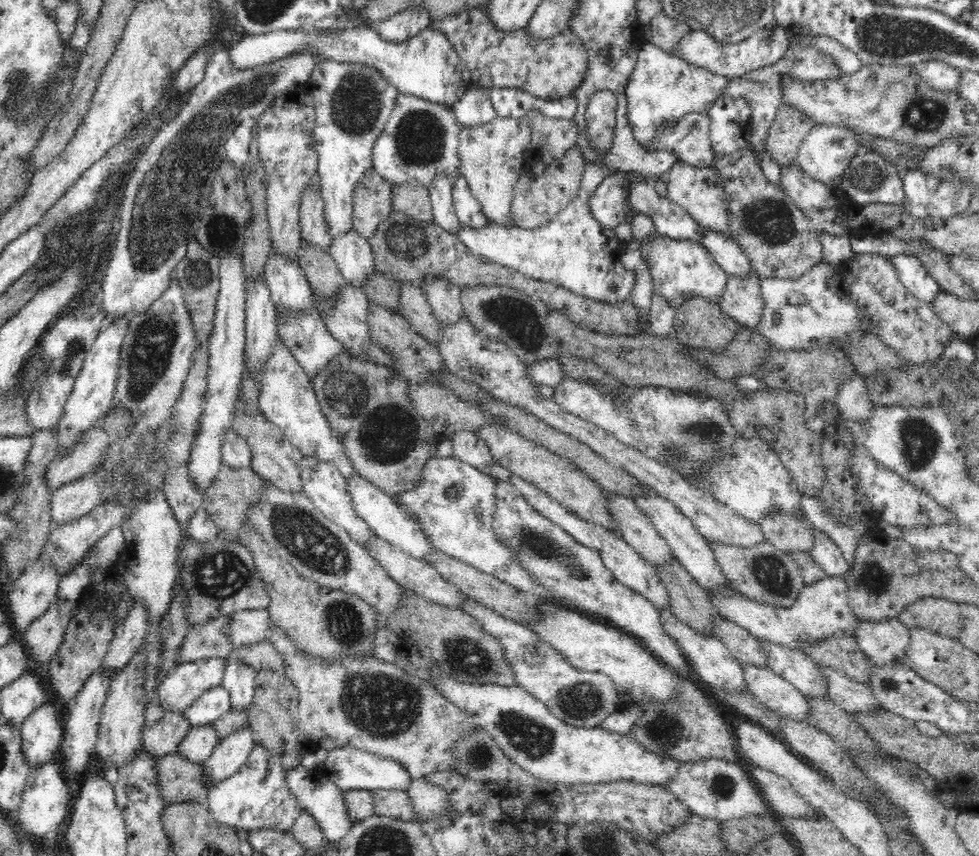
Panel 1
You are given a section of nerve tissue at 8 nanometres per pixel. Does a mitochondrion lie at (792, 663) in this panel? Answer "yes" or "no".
no

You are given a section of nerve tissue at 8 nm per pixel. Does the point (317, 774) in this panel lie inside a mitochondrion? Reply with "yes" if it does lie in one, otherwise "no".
no

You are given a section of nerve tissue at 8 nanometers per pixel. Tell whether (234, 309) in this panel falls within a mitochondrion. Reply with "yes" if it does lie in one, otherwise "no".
no

